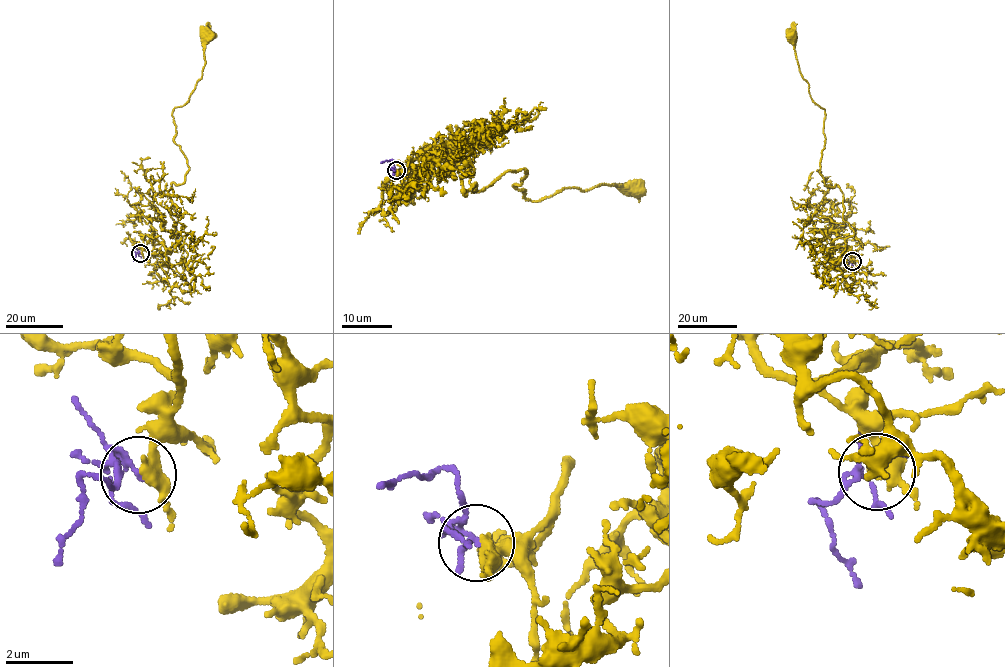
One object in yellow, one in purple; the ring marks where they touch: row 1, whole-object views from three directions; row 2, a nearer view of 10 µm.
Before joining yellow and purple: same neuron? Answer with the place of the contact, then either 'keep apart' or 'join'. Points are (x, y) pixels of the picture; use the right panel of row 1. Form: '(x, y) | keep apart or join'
(852, 261) | keep apart

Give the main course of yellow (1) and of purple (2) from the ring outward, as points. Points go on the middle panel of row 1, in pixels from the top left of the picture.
1: (397, 170), (445, 144), (468, 160), (465, 195), (526, 170), (514, 186), (533, 200), (568, 187), (632, 192)
2: (395, 170), (392, 160), (381, 163)

